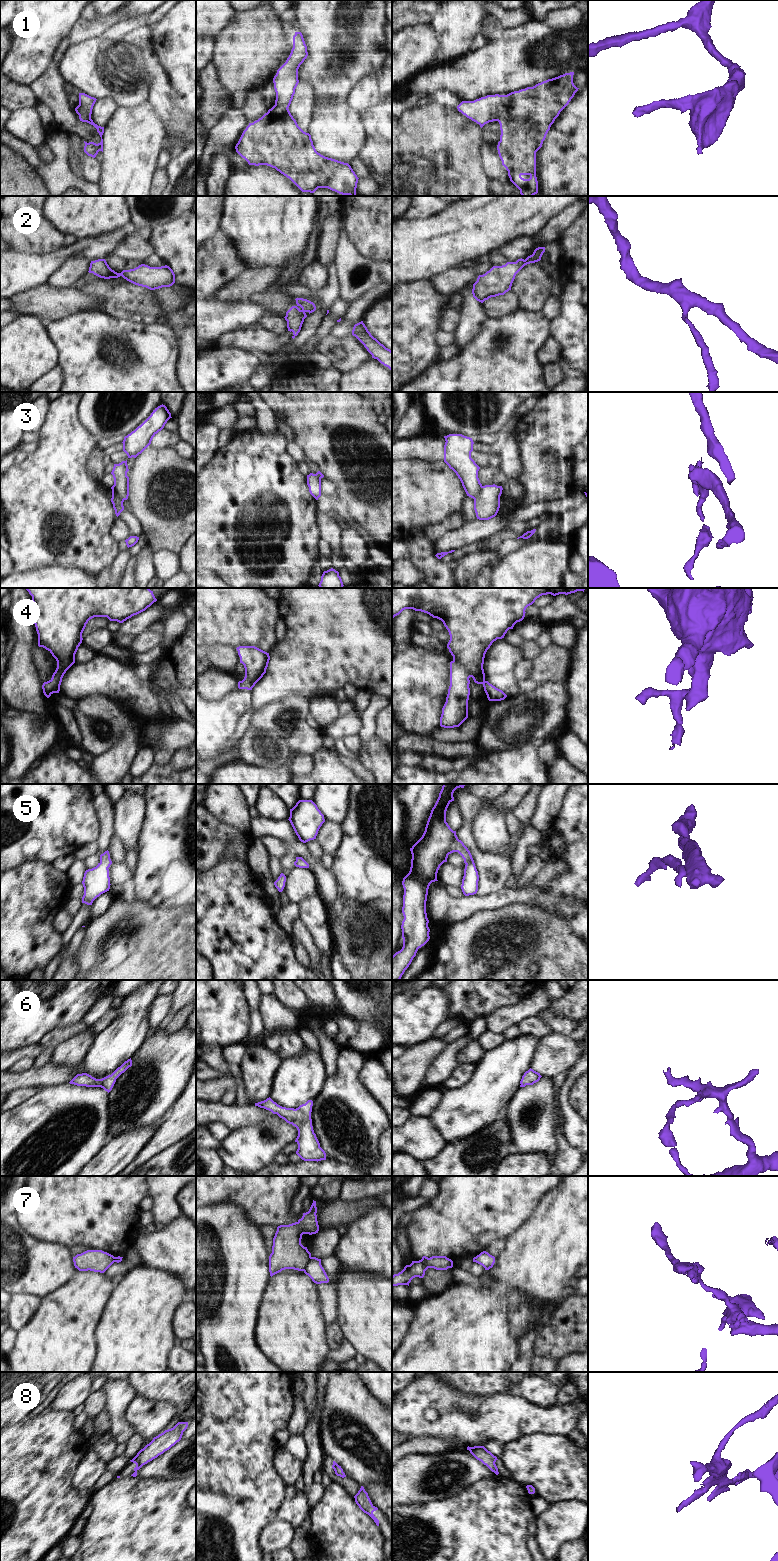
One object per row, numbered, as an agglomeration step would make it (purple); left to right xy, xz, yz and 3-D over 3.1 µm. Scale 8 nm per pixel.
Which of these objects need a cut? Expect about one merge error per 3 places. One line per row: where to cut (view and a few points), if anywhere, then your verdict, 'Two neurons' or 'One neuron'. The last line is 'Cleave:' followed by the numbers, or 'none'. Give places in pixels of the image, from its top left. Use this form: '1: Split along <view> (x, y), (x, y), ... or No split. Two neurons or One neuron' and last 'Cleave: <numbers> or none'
1: No split. One neuron
2: No split. One neuron
3: Split along yz (482, 486), (474, 499). Two neurons
4: No split. One neuron
5: No split. One neuron
6: No split. One neuron
7: Split along xz (311, 1257), (303, 1270). Two neurons
8: No split. One neuron
Cleave: 3, 7.

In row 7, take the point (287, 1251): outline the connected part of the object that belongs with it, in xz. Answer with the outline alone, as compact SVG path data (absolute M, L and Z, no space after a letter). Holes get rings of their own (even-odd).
M316 1201L301 1219L289 1225L280 1225L273 1238L272 1253L269 1256L270 1276L285 1269L304 1271L311 1253L301 1244L303 1234L316 1234L319 1231Z

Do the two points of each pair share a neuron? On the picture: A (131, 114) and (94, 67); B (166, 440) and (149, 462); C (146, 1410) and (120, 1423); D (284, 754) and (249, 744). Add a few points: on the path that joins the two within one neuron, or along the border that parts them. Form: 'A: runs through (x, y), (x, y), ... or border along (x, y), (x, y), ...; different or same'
A: border along (148, 101), (135, 106), (119, 107); different
B: border along (150, 444), (159, 449), (173, 448); different
C: border along (132, 1398), (125, 1409), (125, 1421), (135, 1433); different
D: runs through (275, 754), (258, 748); same

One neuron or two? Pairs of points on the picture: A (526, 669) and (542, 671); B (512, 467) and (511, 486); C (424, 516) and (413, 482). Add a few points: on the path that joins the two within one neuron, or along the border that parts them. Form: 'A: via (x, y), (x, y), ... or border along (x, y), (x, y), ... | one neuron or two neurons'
A: border along (532, 661), (532, 671), (528, 678) | two neurons
B: via (512, 472), (511, 481) | one neuron
C: via (424, 508), (424, 502), (413, 490) | one neuron

